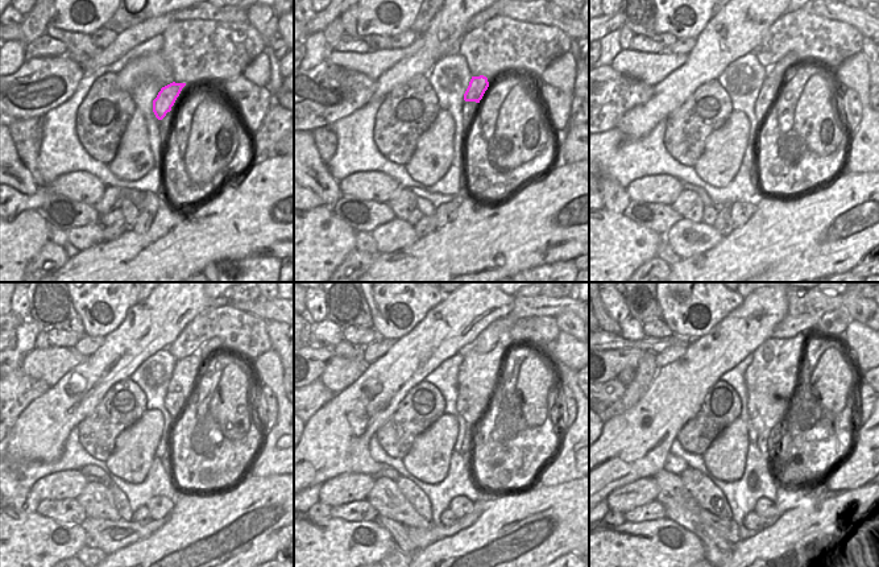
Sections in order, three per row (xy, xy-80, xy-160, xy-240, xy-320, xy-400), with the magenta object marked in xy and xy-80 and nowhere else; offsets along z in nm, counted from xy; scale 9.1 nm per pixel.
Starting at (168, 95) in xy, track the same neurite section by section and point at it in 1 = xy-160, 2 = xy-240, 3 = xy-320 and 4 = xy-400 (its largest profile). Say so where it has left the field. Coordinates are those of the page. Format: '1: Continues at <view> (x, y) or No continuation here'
1: Continues at xy-160 (779, 70)
2: Continues at xy-240 (207, 348)
3: Continues at xy-320 (519, 331)
4: Continues at xy-400 (834, 322)

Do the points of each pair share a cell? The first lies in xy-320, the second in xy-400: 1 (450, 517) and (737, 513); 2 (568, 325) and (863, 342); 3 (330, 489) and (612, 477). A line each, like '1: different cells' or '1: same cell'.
1: different cells
2: different cells
3: different cells

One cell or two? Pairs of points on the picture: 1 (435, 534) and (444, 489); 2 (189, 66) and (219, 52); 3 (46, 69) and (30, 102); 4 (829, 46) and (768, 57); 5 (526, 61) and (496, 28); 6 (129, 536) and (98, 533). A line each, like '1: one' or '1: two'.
1: two
2: one
3: one
4: one
5: one
6: one

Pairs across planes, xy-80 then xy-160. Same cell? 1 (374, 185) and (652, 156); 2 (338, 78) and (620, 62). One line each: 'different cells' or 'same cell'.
1: different cells
2: different cells

